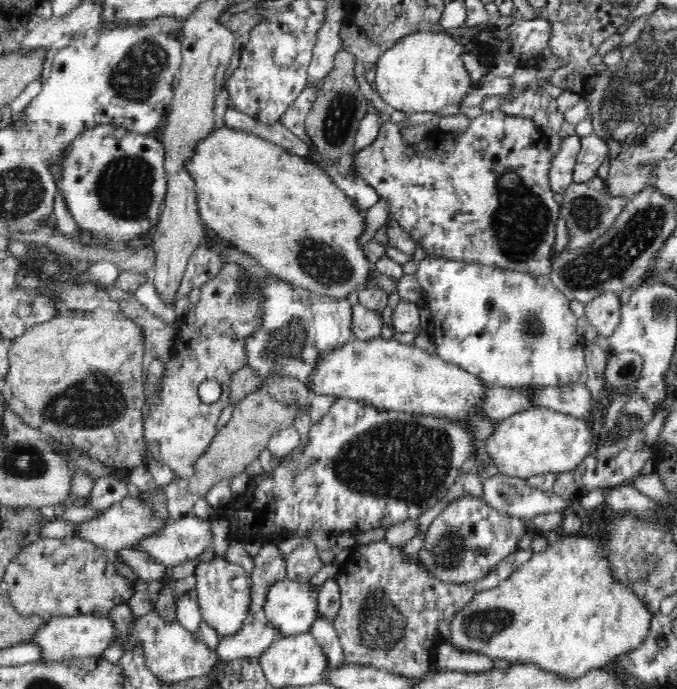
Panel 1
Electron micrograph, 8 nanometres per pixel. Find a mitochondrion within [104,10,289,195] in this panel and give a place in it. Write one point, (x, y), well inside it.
(135, 79)

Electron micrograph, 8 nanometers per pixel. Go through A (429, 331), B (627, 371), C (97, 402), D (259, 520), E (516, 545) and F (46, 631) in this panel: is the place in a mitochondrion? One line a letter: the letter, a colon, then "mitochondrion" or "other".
A: other
B: other
C: mitochondrion
D: other
E: other
F: other

